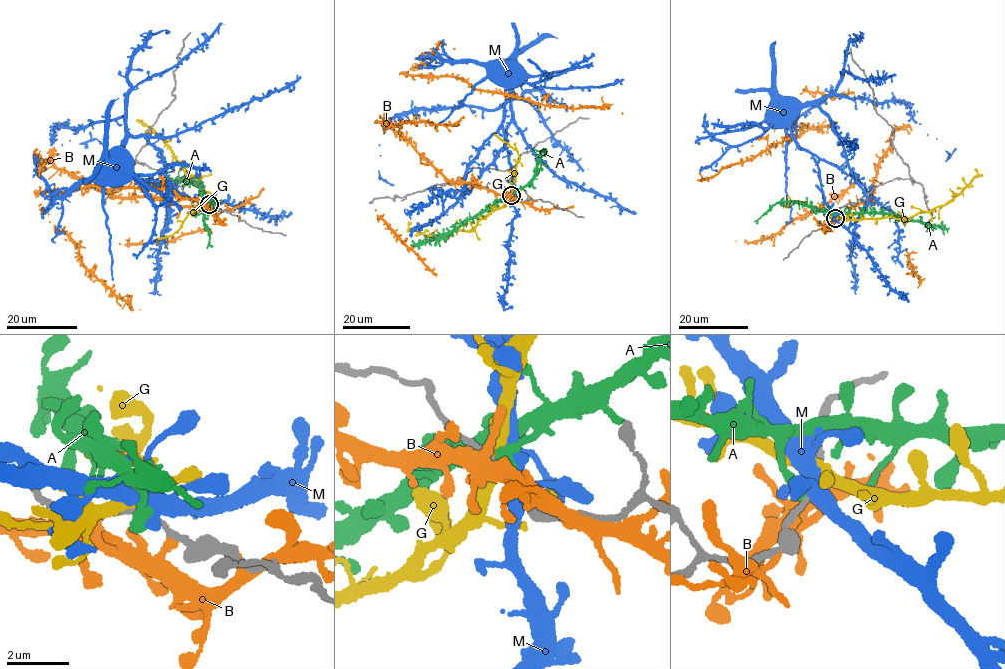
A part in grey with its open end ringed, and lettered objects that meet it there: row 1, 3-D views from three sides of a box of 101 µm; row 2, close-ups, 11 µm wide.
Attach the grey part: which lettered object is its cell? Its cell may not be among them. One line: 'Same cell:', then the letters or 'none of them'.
Same cell: G

